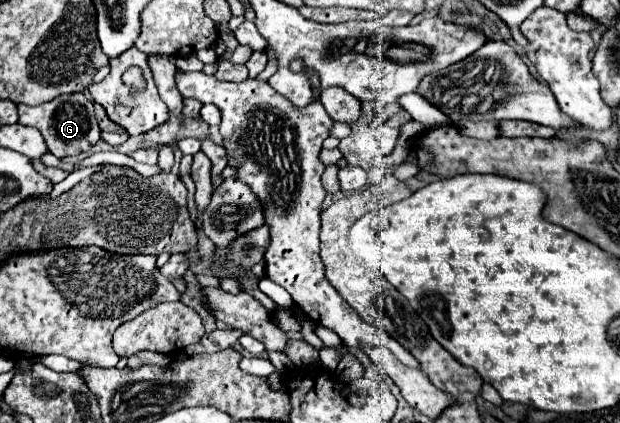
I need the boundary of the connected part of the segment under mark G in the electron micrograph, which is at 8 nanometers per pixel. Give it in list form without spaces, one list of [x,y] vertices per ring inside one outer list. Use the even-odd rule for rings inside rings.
[[[65,93],[41,105],[17,105],[19,109],[19,123],[35,127],[49,147],[49,153],[55,157],[75,157],[87,149],[91,149],[99,141],[99,125],[93,113],[93,103],[83,93]]]

